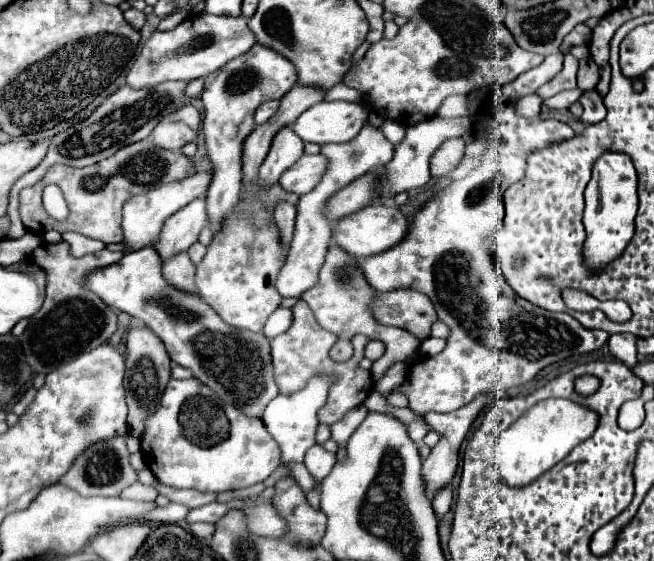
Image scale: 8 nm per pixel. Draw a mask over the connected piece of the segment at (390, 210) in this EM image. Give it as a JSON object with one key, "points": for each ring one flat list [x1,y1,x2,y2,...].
{"points":[[367,205,359,213,353,213,345,219,341,219,341,223,335,231,335,241,339,243,339,247,343,247,347,253,351,253,355,257,373,257,373,255,379,255,379,253,395,247,397,243,401,243,403,237,407,235,407,231,409,231,409,221,399,211,399,207]]}

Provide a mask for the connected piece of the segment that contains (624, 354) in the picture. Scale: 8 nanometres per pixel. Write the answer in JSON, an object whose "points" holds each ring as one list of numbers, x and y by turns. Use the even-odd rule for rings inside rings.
{"points":[[611,335,609,337,609,349,611,349,611,353,621,361,621,363,625,363,627,367,635,367,637,365,637,349,635,349,635,341,637,341,637,337,633,337,633,335]]}

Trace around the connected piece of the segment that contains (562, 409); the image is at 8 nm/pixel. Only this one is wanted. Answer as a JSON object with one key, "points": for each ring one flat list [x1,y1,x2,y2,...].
{"points":[[545,399,533,405,529,411,525,411,507,431,507,435,501,435,495,443,499,451,499,471,501,479,509,487,527,487,531,485,539,475,549,471,555,463,565,459,569,451,579,445,581,441,589,439,597,427,597,413,569,401,569,399]]}

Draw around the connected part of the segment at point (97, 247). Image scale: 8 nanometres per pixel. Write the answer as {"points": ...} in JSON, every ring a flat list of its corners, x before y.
{"points":[[63,233,63,241,67,241,69,243,69,251,71,251,71,255,75,255,75,257,83,257,83,255,87,255,87,253,95,253,95,251,101,251,105,245,101,243,101,241,97,241,97,239,91,239,91,237,83,237,83,235,79,235,79,233]]}

